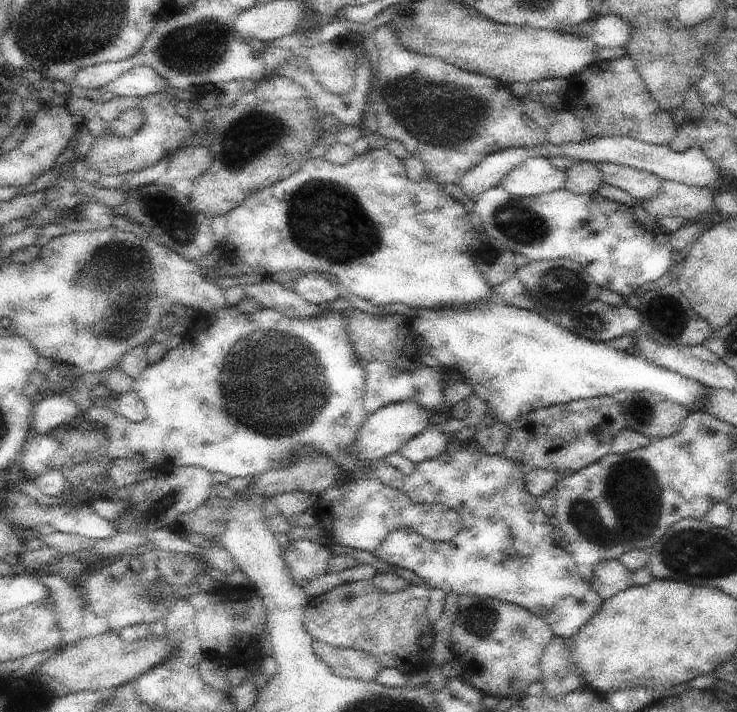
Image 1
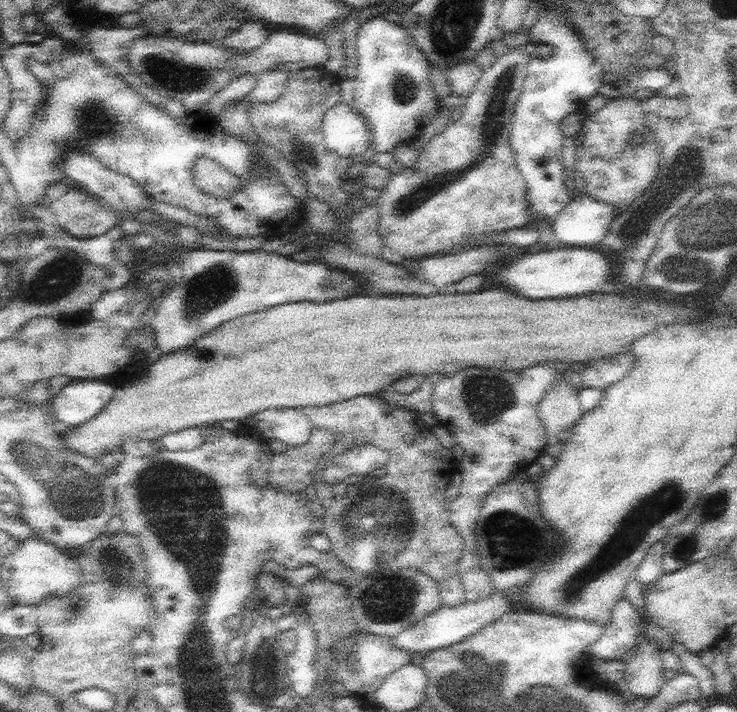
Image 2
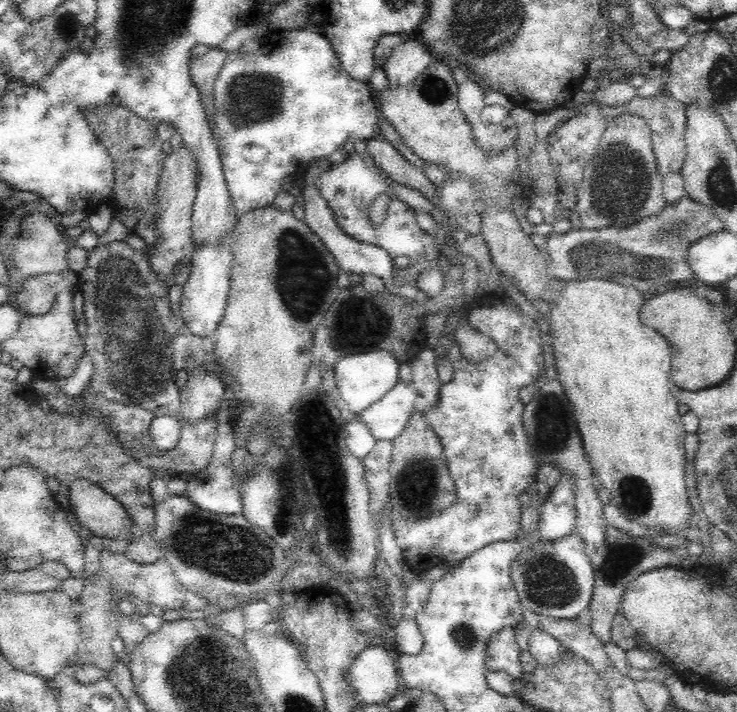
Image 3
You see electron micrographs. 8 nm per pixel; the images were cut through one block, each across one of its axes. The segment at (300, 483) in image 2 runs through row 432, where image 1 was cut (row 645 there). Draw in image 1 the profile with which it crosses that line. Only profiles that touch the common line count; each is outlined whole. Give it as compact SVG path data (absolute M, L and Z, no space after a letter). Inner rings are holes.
M316 640L312 648L318 658L340 677L374 681L378 672L384 668L375 656L366 651L346 647L336 648L327 642Z

